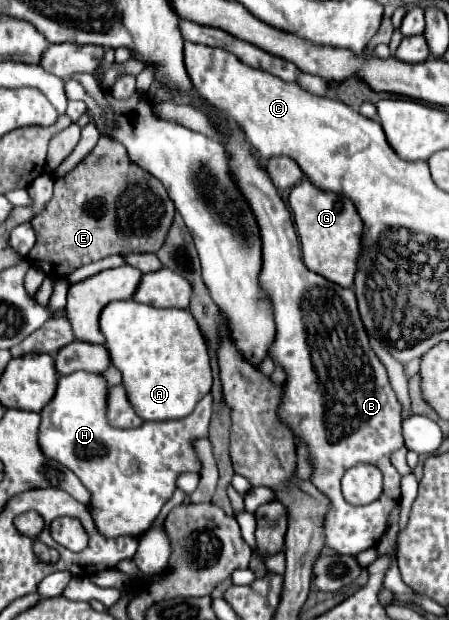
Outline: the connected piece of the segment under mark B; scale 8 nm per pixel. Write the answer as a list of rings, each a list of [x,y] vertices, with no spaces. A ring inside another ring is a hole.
[[[200,99],[200,107],[204,109],[204,115],[212,121],[214,129],[222,135],[224,151],[230,155],[230,177],[234,179],[236,187],[242,191],[246,203],[250,203],[254,217],[258,217],[260,227],[260,239],[262,239],[262,271],[258,275],[262,293],[270,301],[274,325],[276,325],[276,337],[268,349],[270,357],[280,365],[286,373],[286,381],[282,387],[286,387],[286,397],[282,395],[282,407],[278,407],[278,417],[290,431],[294,431],[294,441],[306,443],[306,449],[310,451],[310,459],[314,459],[314,471],[310,481],[318,491],[322,491],[330,499],[330,511],[326,513],[324,527],[326,527],[326,547],[330,547],[336,553],[350,553],[356,555],[360,551],[366,551],[368,547],[374,547],[378,539],[382,539],[382,531],[386,531],[386,515],[390,515],[392,507],[400,503],[400,473],[390,463],[390,455],[396,449],[404,447],[402,437],[402,405],[390,385],[386,367],[380,363],[376,353],[372,351],[368,343],[368,335],[362,327],[358,309],[356,309],[356,297],[352,289],[340,287],[322,275],[312,273],[306,269],[306,265],[300,259],[300,243],[296,229],[292,227],[290,213],[280,199],[276,187],[272,185],[266,169],[256,157],[254,147],[250,147],[250,141],[244,137],[244,131],[240,127],[232,127],[228,119],[218,115],[218,109],[210,105],[208,101]],[[358,463],[370,463],[376,465],[384,475],[384,491],[378,501],[354,507],[350,505],[342,491],[340,491],[340,479],[342,475],[358,465]]]

